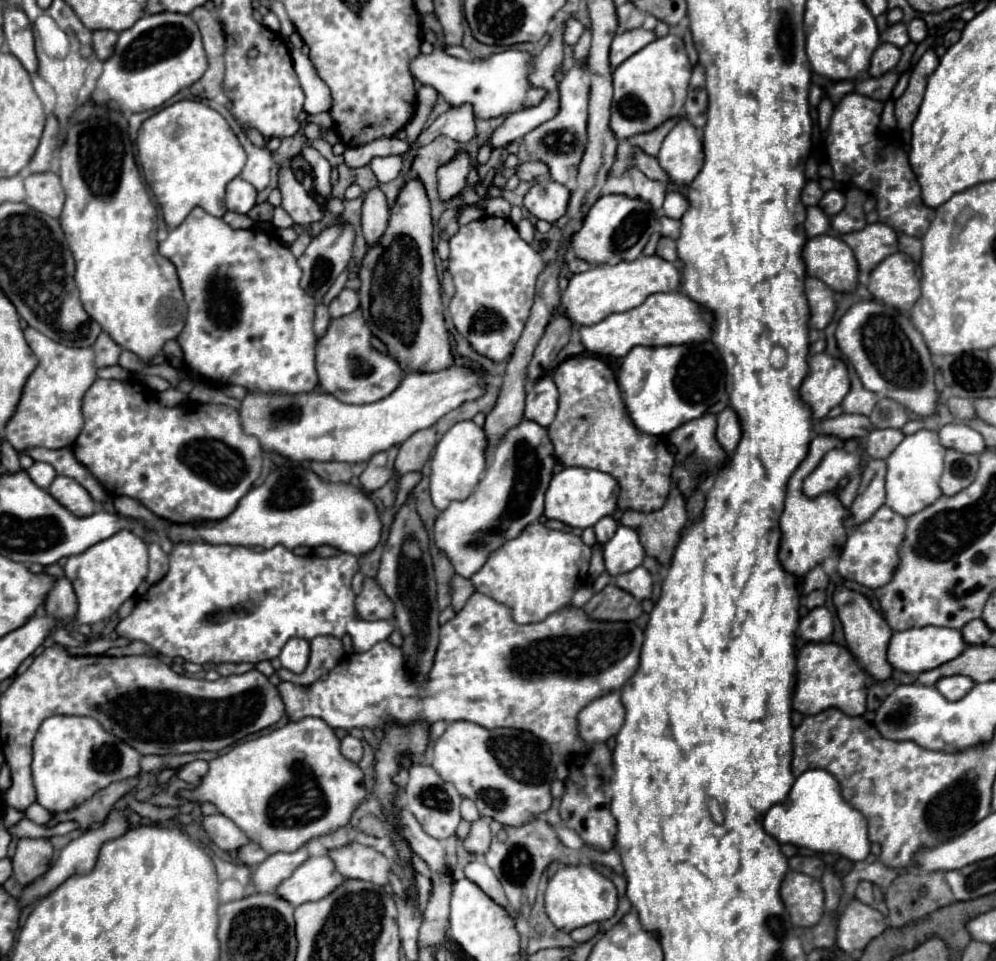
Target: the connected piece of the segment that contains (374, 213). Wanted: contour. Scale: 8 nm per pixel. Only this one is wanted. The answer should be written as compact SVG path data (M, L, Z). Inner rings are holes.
M378 186L368 190L362 204L362 232L366 236L368 246L378 242L378 238L384 234L388 216L390 216L390 208L384 192Z

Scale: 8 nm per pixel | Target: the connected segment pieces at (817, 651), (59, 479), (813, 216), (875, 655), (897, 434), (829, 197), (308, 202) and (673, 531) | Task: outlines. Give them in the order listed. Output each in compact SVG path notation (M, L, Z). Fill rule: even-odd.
M834 642L806 644L796 662L798 686L792 700L794 710L802 714L818 714L826 708L838 708L850 716L862 716L866 710L866 672L856 664L846 646Z
M56 476L50 484L48 492L62 504L66 510L70 510L74 516L90 516L94 512L94 500L92 496L72 478L68 476Z
M810 206L806 222L804 222L804 228L806 228L808 238L820 236L830 228L830 218L826 214L822 214L822 210L818 206Z
M840 586L834 592L834 604L838 610L838 616L842 620L844 626L844 636L846 636L846 644L852 650L852 654L856 656L856 660L860 662L860 666L876 680L888 680L894 672L894 668L888 664L886 658L886 650L888 650L888 642L892 638L892 630L888 626L888 622L882 618L880 612L876 612L870 602L860 594L860 592L852 592L846 590L844 586ZM882 620L882 624L880 624Z
M872 430L866 438L866 454L870 458L888 458L902 440L902 430Z
M830 190L830 192L826 192L824 196L822 196L822 202L818 204L828 216L834 216L834 214L838 214L842 208L844 208L844 194L842 192L838 192L838 190Z
M290 168L280 170L278 186L282 192L282 208L292 216L294 224L308 226L324 218L324 208L304 190L304 186L294 178Z
M672 484L672 490L666 498L666 504L654 512L624 512L624 526L634 526L640 534L640 542L648 556L654 556L662 564L670 564L674 546L678 544L682 528L688 524L686 516L686 498L682 496L678 484Z

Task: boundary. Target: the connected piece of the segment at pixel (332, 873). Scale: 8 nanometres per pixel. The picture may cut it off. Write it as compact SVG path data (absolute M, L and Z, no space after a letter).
M312 856L286 882L282 882L282 886L278 886L276 894L286 898L292 906L300 906L304 902L322 900L344 880L346 878L336 870L330 856Z

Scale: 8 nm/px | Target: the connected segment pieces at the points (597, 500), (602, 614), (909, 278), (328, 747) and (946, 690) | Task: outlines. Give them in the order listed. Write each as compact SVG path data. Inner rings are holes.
M564 468L562 472L554 474L550 482L550 488L546 492L544 514L550 520L560 520L572 528L588 528L588 526L594 526L600 518L616 512L618 492L620 492L620 486L616 478L606 472L588 470L588 468Z
M608 584L598 594L594 594L590 598L590 602L584 606L584 610L594 620L632 622L642 614L640 602L632 594L628 594L626 590L622 590L614 584Z
M902 252L882 260L870 274L868 290L876 300L888 306L910 310L920 298L920 280L916 276L914 262Z
M308 716L238 744L230 752L214 758L202 784L196 786L194 792L184 790L180 794L190 800L212 802L218 812L244 830L252 842L262 846L268 854L276 854L296 852L312 838L332 834L346 826L368 792L360 766L342 756L340 738L334 728L320 718ZM294 778L302 778L302 806L308 806L308 812L300 818L272 816L268 812L270 798L294 782Z
M946 676L936 682L936 688L948 700L958 700L966 696L972 690L972 686L974 686L974 680L968 676Z

